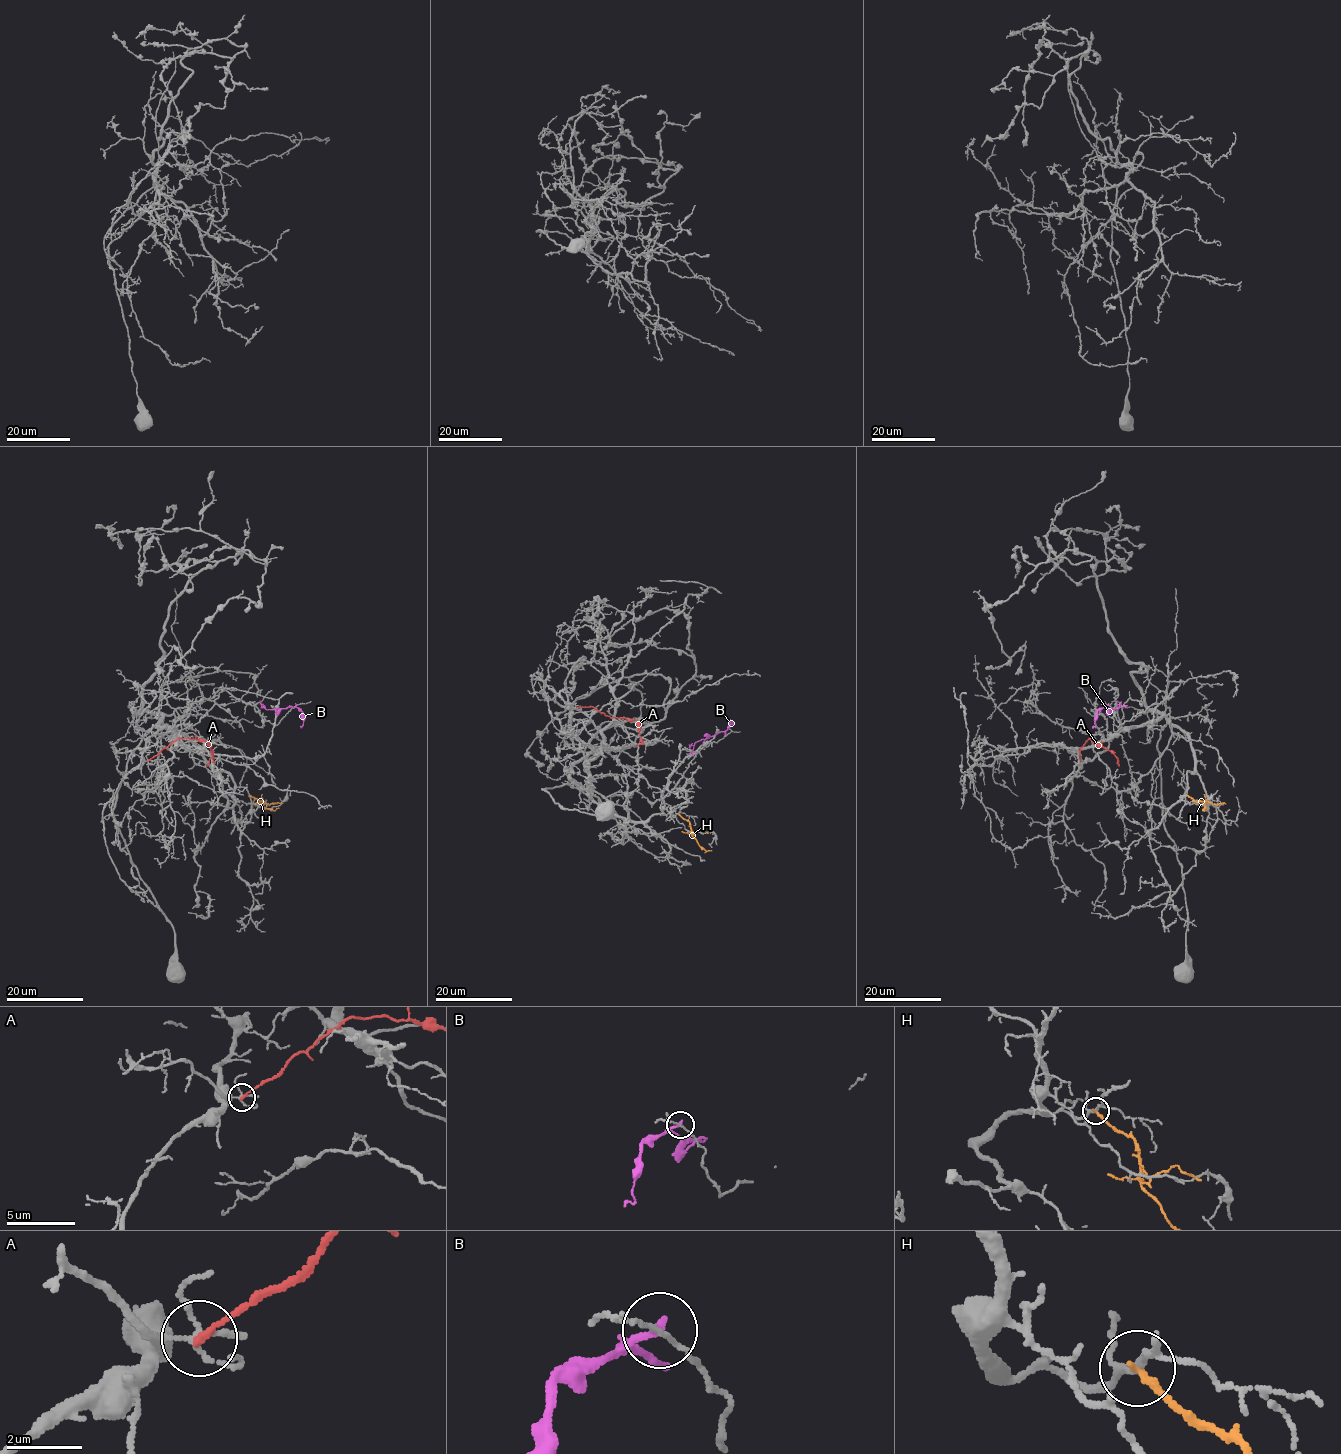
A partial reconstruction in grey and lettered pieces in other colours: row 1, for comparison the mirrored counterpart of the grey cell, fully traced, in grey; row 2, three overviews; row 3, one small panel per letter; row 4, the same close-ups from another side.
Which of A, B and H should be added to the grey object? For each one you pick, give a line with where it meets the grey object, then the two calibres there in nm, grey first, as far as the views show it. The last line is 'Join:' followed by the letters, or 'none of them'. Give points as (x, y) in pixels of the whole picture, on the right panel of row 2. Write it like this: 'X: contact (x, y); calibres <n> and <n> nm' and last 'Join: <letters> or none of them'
Join: none of them

